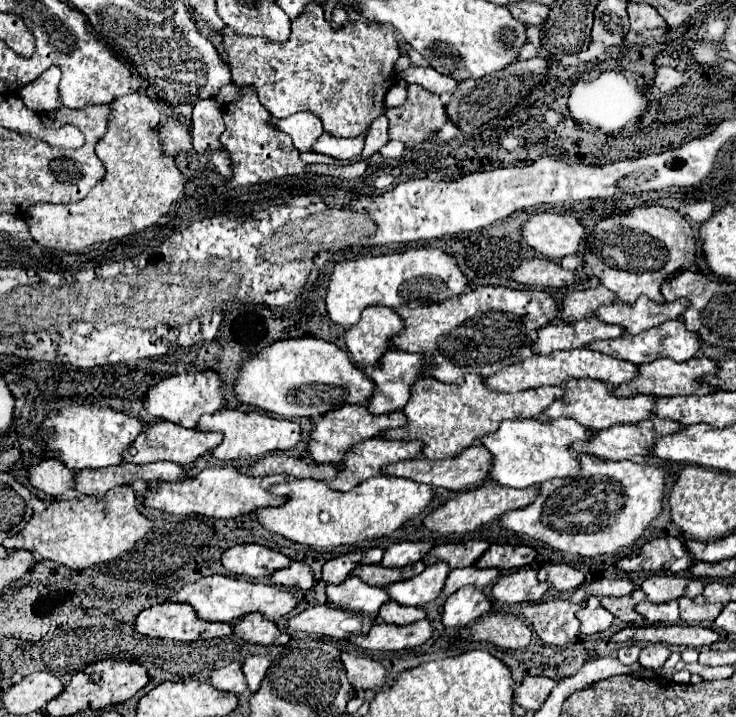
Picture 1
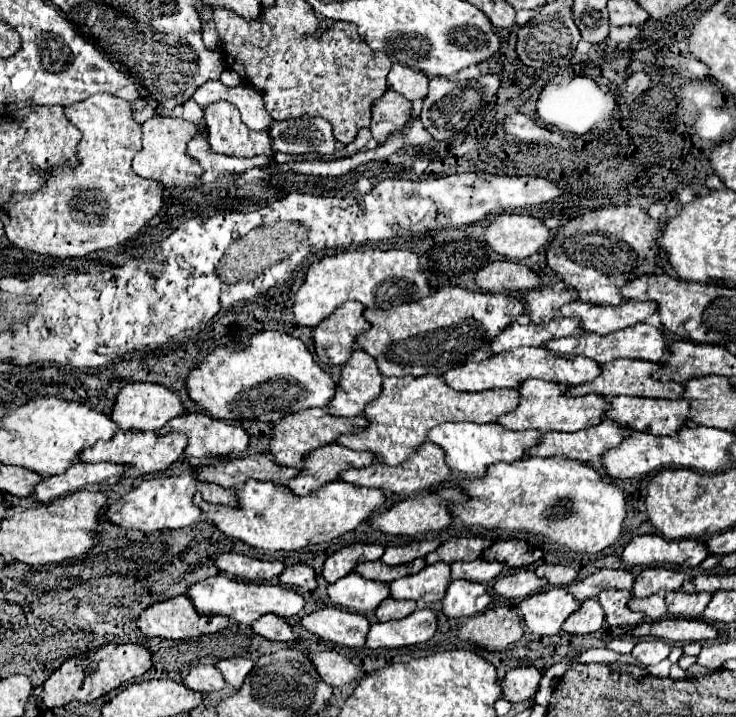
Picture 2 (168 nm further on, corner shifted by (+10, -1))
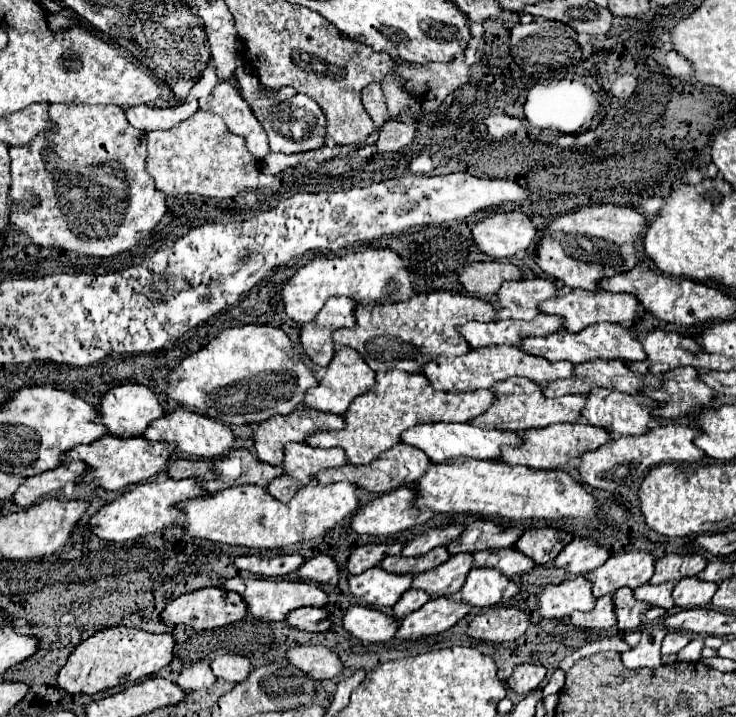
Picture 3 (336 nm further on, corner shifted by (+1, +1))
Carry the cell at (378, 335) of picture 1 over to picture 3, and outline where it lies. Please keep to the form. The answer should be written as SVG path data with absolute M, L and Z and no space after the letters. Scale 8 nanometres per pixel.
M330 297L326 307L322 307L322 311L316 315L316 319L312 323L302 325L302 333L300 333L300 341L304 345L306 355L326 367L334 353L336 353L336 345L332 339L332 333L342 329L342 327L356 327L356 319L354 319L354 311L356 311L356 301L354 299L346 299L346 297Z

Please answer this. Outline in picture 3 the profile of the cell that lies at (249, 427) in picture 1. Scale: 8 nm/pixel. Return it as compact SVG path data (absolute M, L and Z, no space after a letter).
M176 409L172 413L164 415L162 419L156 419L154 423L150 423L150 427L146 431L148 433L144 433L144 437L152 439L152 441L176 443L180 451L194 455L194 457L200 457L200 459L220 459L236 443L236 435L232 433L232 429L228 425L218 423L214 419L208 419L208 417L198 415L194 411L188 411L188 409Z

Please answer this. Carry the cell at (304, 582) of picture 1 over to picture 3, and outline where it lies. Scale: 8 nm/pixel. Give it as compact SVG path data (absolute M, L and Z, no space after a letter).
M328 555L312 557L298 569L298 575L300 579L312 581L312 583L328 583L328 585L338 583L338 567Z

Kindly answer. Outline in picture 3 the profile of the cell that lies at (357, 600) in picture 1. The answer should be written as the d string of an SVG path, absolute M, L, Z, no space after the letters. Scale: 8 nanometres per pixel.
M380 567L348 577L350 593L356 599L362 599L366 605L380 609L392 607L402 597L402 593L410 589L410 583L412 575L394 575L382 571Z

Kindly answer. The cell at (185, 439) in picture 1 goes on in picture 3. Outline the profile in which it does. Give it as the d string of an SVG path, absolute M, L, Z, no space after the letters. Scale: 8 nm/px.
M104 435L102 439L94 441L92 445L78 445L70 449L62 459L80 459L84 461L92 471L84 477L84 483L98 481L104 489L124 489L128 485L136 485L142 481L148 481L150 477L164 471L164 465L170 461L172 453L176 451L174 443L164 441L150 441L146 437L132 437L132 439L120 439L114 435Z

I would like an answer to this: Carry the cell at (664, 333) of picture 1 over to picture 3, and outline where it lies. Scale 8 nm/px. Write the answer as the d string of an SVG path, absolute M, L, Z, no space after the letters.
M598 323L590 325L578 333L566 331L564 335L546 335L546 337L534 337L534 339L524 339L522 349L540 355L550 361L572 361L572 363L584 363L584 361L594 361L594 359L624 359L624 361L644 361L646 353L642 349L642 343L638 341L636 333L630 327L622 327L618 323Z

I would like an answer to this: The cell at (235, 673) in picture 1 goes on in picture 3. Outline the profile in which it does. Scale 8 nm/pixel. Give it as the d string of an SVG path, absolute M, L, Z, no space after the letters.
M198 661L196 665L190 665L188 669L184 669L180 673L180 677L176 679L176 683L186 691L186 693L192 693L192 691L198 691L198 689L210 689L218 679L214 677L212 669L208 663L204 661Z

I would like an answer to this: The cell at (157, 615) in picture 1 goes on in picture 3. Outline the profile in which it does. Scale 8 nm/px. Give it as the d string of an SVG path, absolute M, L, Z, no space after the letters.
M206 587L206 589L180 595L178 599L174 599L174 603L168 603L164 611L160 613L160 619L164 625L186 625L192 629L216 629L216 627L224 627L228 623L240 621L244 615L246 615L246 605L242 603L240 595L228 593L218 587Z

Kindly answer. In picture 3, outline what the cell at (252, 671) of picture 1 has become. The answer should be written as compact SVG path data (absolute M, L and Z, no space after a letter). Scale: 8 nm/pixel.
M232 653L216 657L214 661L210 661L210 667L218 679L232 681L232 683L242 683L244 679L248 679L252 671L252 665L246 657L232 655Z

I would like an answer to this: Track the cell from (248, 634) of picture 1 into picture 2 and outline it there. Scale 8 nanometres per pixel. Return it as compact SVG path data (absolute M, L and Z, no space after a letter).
M263 615L261 619L257 619L253 623L253 631L271 641L293 641L297 637L297 633L289 625L289 621L285 617L277 617L277 615Z

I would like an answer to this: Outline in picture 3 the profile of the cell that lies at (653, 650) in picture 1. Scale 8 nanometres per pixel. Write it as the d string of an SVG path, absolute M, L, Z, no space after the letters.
M668 631L662 641L662 655L676 655L692 639L686 631Z

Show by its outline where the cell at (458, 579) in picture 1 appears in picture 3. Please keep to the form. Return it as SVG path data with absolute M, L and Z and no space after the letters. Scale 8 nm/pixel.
M500 549L500 551L480 551L474 553L474 567L494 567L502 571L506 577L516 577L534 567L534 561L522 555L516 549Z

